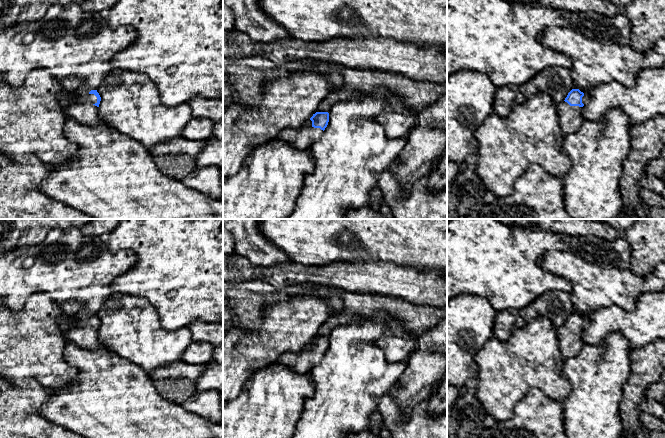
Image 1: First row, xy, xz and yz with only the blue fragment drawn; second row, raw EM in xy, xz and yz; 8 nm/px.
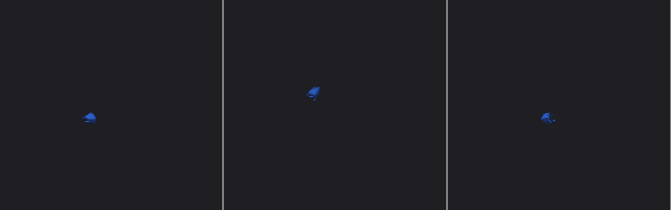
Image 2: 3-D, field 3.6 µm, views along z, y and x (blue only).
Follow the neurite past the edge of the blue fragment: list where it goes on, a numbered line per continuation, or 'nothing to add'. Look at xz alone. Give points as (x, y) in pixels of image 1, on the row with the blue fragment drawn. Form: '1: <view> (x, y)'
1: xz (303, 137)

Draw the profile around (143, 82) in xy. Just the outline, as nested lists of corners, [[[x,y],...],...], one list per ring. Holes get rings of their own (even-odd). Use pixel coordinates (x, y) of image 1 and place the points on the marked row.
[[[114,69],[104,78],[97,92],[101,97],[98,107],[99,118],[148,150],[157,143],[181,136],[193,118],[188,102],[173,107],[162,104],[156,86],[142,73]]]

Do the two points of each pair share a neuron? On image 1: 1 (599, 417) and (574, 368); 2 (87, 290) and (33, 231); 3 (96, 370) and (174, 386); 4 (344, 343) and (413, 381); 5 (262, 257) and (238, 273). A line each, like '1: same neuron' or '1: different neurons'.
1: same neuron
2: different neurons
3: different neurons
4: different neurons
5: different neurons

